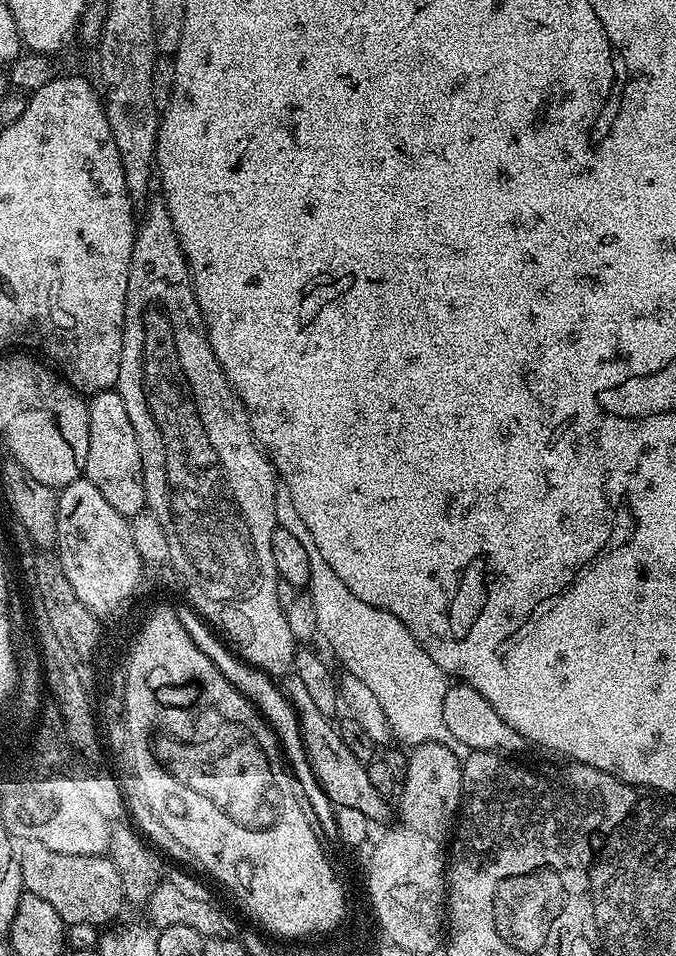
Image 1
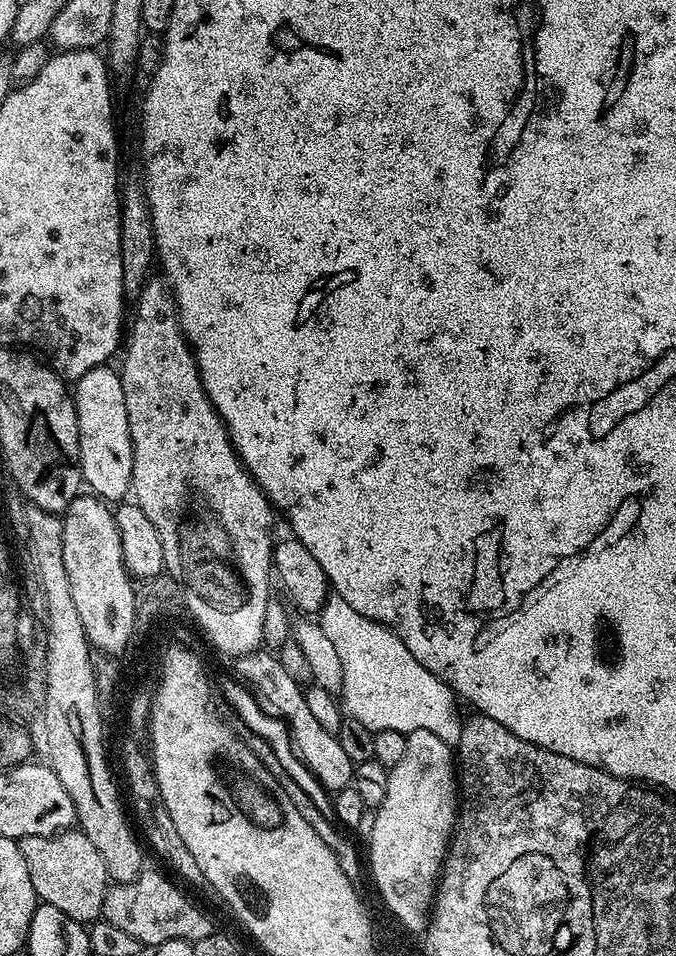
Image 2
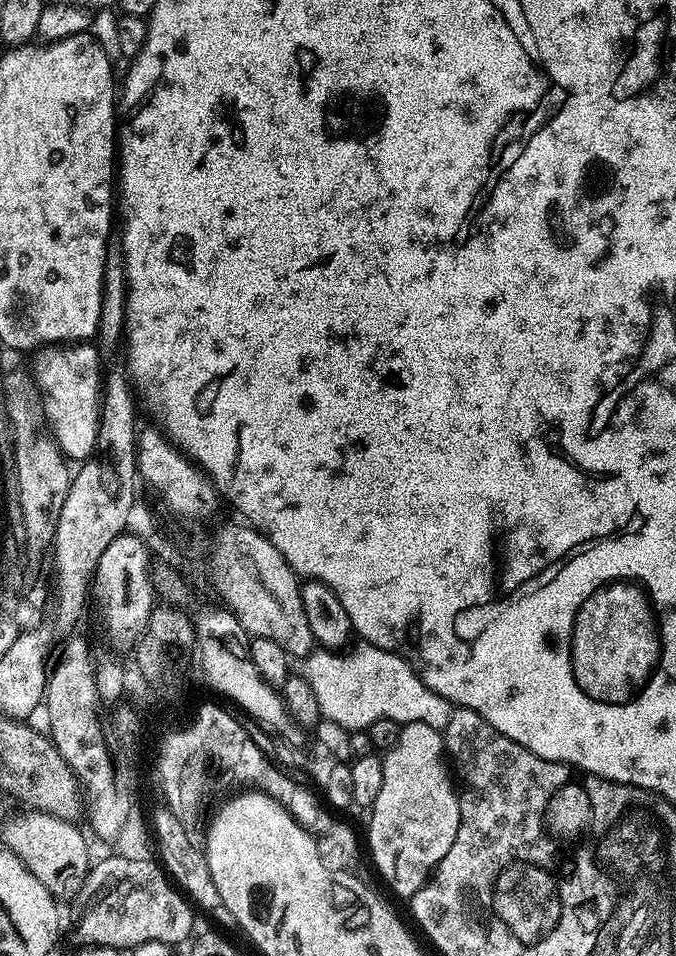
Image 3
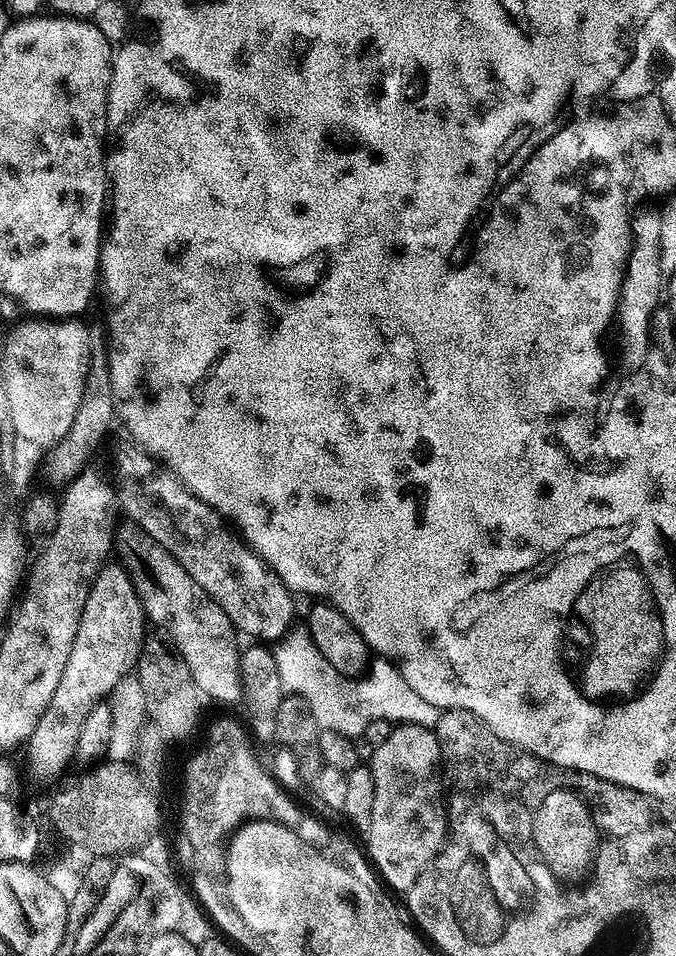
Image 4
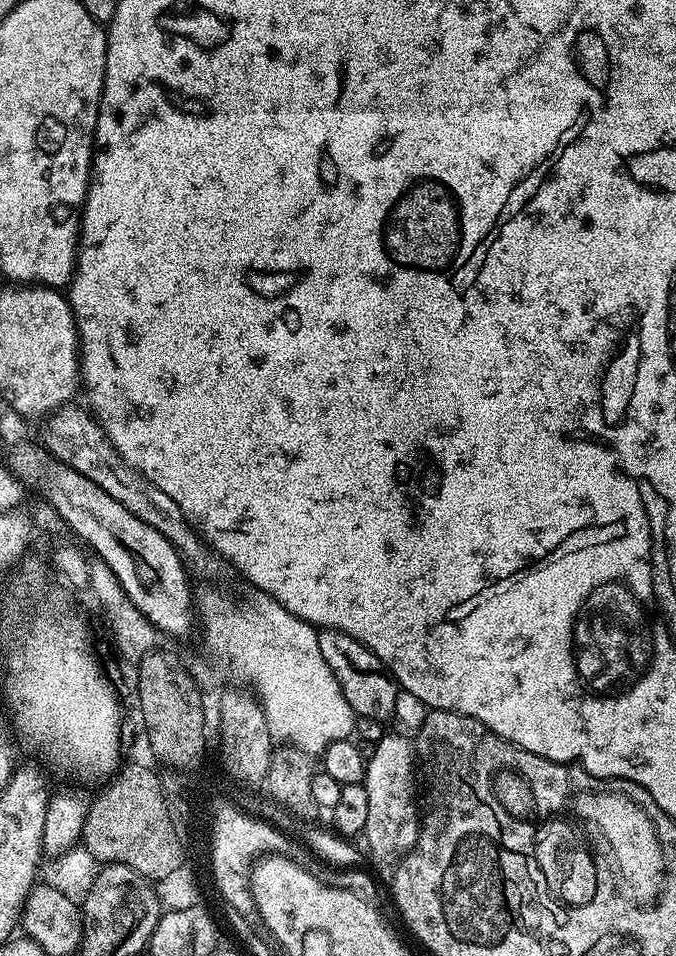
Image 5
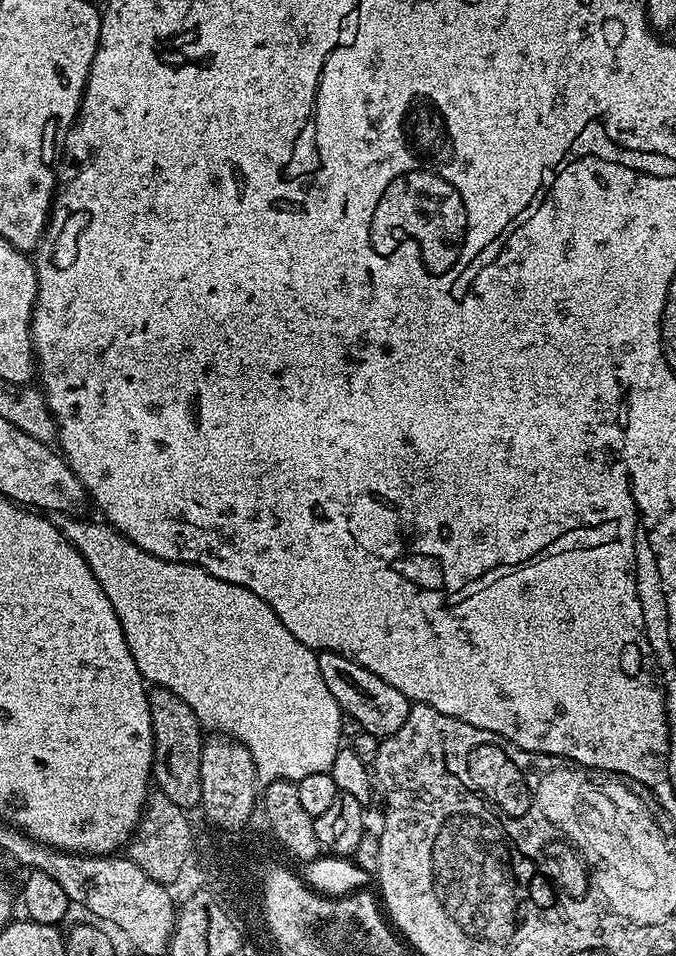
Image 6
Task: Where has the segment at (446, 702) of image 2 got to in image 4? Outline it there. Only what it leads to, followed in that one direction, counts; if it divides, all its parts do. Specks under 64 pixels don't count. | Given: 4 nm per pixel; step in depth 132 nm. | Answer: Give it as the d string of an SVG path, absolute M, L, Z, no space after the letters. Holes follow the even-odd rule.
M296 626L285 632L279 640L275 641L271 651L274 662L277 663L278 678L281 679L283 691L288 696L297 696L301 699L321 729L353 738L365 735L368 732L368 724L374 723L375 720L411 722L424 728L435 729L441 709L430 706L430 702L426 702L426 698L414 694L414 690L410 690L410 686L406 686L406 678L402 678L402 674L390 660L373 659L370 664L372 677L365 683L362 682L363 680L343 676L338 670L334 670L334 666L330 666L330 662L326 662L326 658L322 658L318 646L314 646L307 627L304 626L300 626L300 628Z

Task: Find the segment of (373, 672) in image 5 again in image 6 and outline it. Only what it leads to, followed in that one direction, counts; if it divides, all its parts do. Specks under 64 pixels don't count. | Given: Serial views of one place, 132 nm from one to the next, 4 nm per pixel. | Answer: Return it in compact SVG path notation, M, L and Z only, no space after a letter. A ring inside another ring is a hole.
M321 652L318 655L318 670L322 670L322 682L326 682L330 694L334 694L334 702L338 702L341 713L354 718L359 731L383 738L393 736L401 728L402 722L406 722L410 701L394 690L390 682L366 670L366 666L337 652Z

